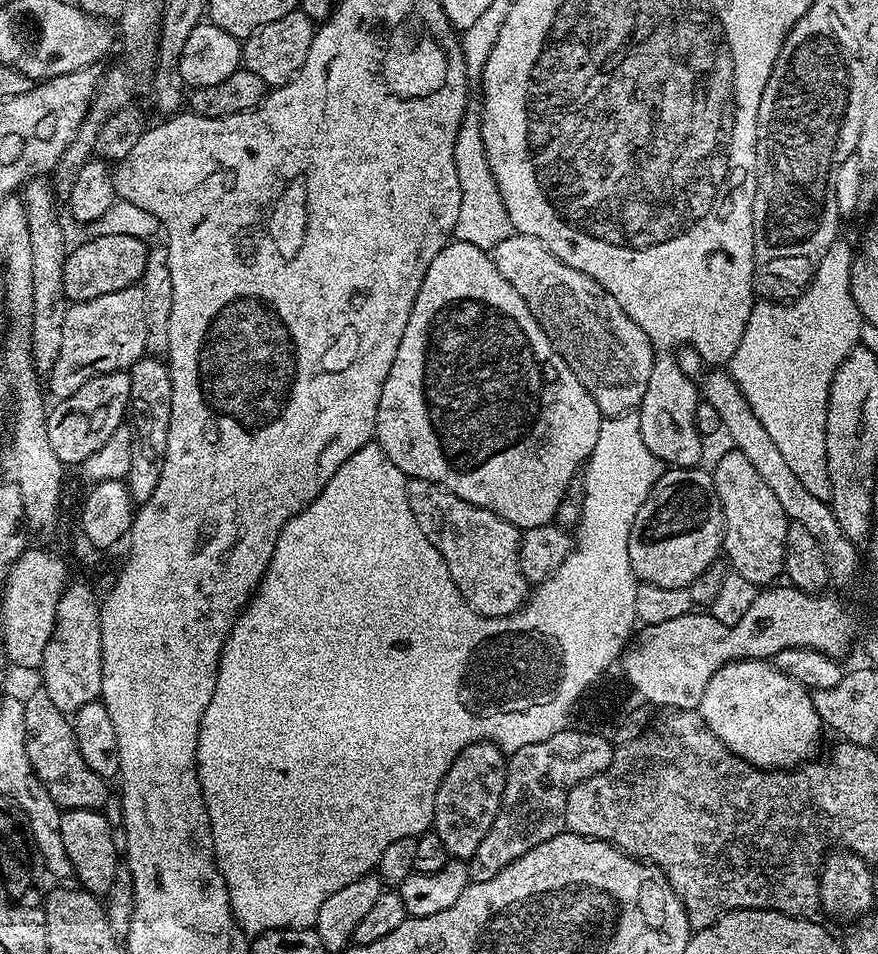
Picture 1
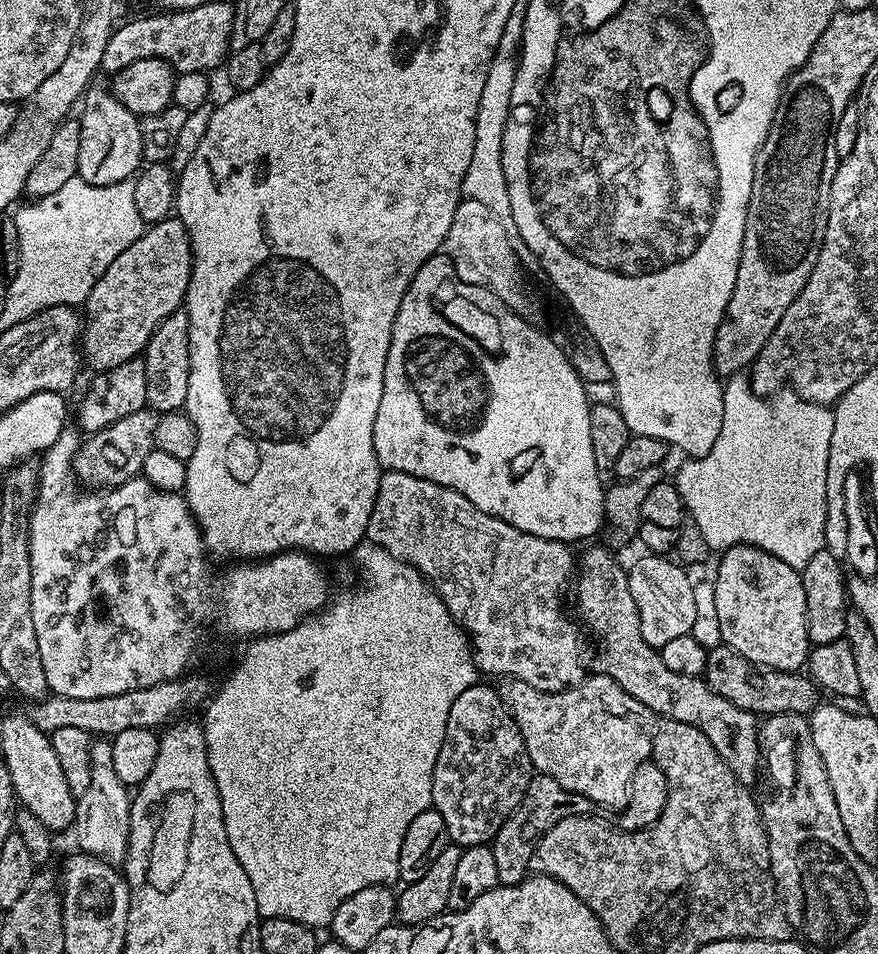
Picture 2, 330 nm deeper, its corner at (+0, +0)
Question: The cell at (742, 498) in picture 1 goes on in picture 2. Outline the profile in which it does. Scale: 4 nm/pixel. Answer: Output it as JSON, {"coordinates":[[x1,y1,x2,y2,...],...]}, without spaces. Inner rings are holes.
{"coordinates":[[735,544,733,548,723,549,719,556,716,580,713,579,711,585,723,644,760,668,772,668,776,672,800,672,807,665,810,651,806,590,801,573,786,562,774,558,774,554,752,544]]}

